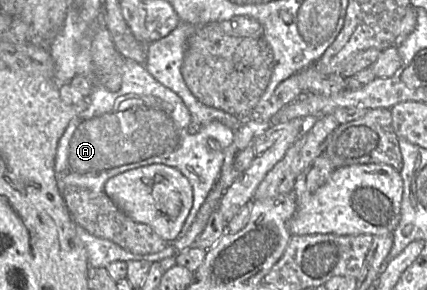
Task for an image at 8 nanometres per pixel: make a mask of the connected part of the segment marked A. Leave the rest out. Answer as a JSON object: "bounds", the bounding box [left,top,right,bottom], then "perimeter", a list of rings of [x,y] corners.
{"bounds":[55,58,234,238],"perimeter":[[[125,58],[120,89],[109,91],[102,84],[96,84],[89,96],[88,107],[70,120],[59,140],[55,177],[61,194],[69,186],[103,192],[110,178],[142,166],[164,164],[174,167],[188,179],[193,190],[192,208],[179,234],[180,238],[185,236],[214,187],[225,159],[225,151],[234,140],[234,131],[217,121],[202,126],[196,133],[190,131],[191,122],[191,114],[177,94],[158,82],[144,64]]]}

